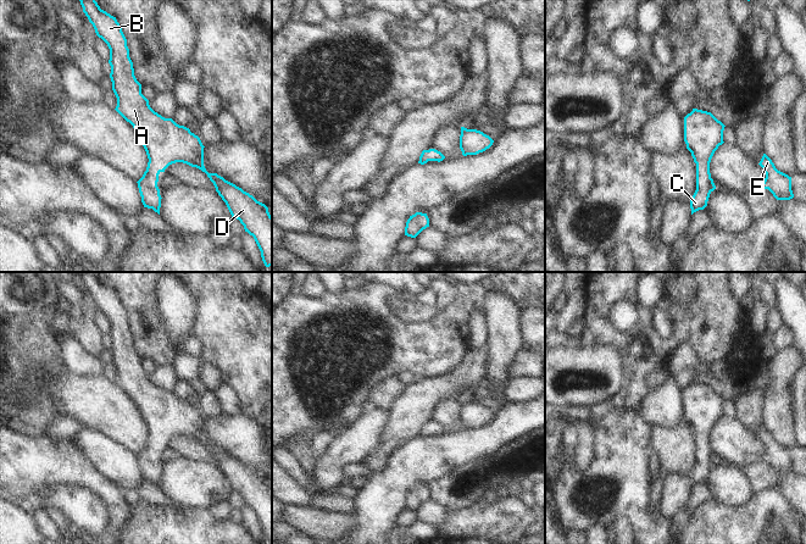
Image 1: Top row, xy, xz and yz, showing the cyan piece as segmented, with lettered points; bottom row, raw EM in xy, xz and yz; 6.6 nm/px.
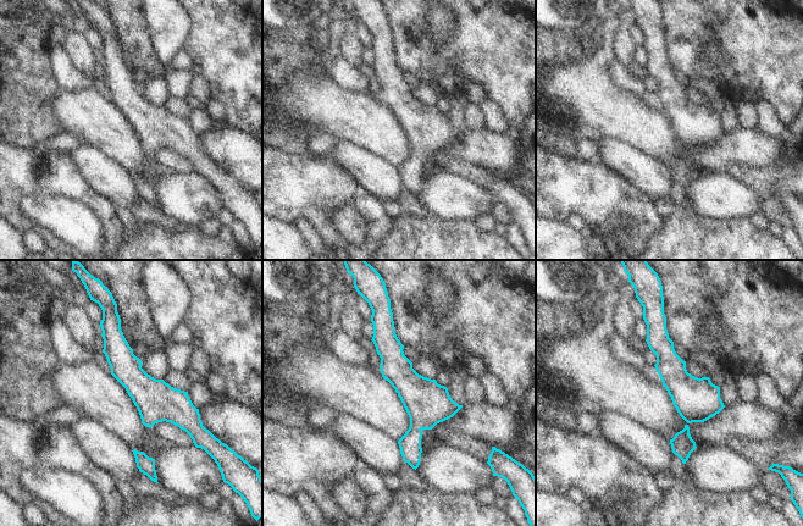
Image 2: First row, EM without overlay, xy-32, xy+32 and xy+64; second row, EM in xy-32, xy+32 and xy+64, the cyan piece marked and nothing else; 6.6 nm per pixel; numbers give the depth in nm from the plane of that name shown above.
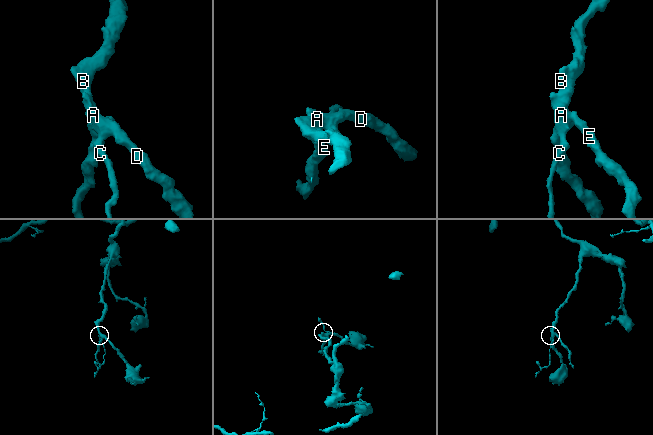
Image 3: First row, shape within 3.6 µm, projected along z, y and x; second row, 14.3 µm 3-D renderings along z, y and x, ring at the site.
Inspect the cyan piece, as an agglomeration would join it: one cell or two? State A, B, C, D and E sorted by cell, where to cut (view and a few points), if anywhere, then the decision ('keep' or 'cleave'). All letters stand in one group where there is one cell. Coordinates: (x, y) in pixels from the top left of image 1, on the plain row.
A B C D E; no cut; keep

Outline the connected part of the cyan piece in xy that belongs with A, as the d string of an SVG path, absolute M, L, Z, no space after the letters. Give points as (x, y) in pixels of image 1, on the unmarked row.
M79 272L83 285L95 306L110 322L110 351L117 371L116 384L129 395L139 410L149 435L137 455L144 481L160 488L161 468L159 448L176 435L183 435L205 445L216 465L226 476L232 492L244 499L254 510L266 540L272 539L272 489L268 481L235 457L217 446L209 446L204 439L204 418L189 401L177 398L155 385L141 367L141 357L134 349L127 312L116 290L101 283L95 272Z

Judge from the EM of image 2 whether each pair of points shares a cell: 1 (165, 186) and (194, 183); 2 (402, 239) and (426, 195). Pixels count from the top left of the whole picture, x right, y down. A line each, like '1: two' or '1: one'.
1: one
2: two

